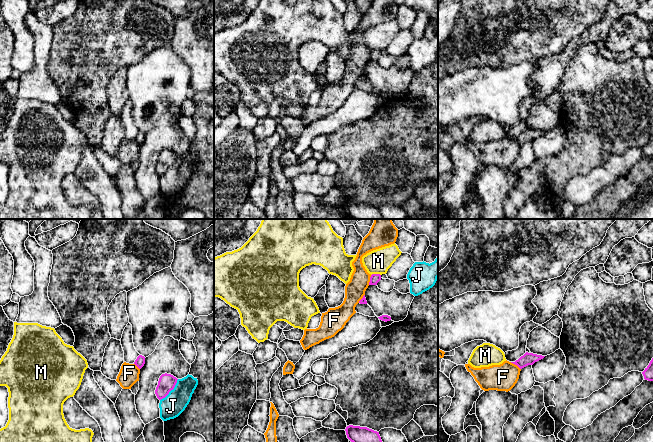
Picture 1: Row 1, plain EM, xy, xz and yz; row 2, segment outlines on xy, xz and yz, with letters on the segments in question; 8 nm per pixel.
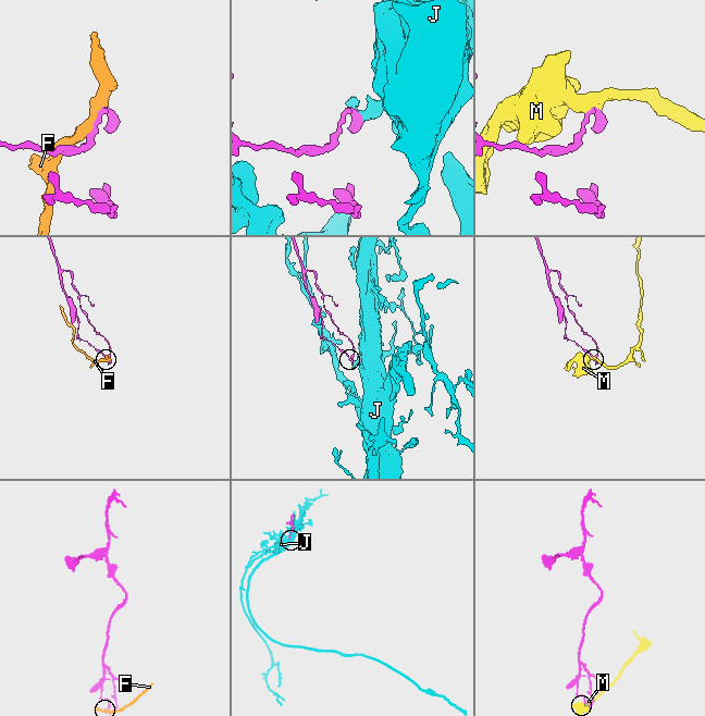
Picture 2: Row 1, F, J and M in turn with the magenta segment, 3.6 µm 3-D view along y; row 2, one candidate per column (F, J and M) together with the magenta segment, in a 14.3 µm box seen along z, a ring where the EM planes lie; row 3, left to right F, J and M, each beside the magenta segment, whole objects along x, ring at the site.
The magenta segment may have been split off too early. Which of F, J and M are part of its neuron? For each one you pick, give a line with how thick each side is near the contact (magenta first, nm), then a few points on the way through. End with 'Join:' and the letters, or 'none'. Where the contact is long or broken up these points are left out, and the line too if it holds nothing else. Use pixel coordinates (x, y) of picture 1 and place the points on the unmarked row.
Join: none

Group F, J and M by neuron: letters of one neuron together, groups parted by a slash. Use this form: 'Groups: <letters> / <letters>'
Groups: F / J / M

